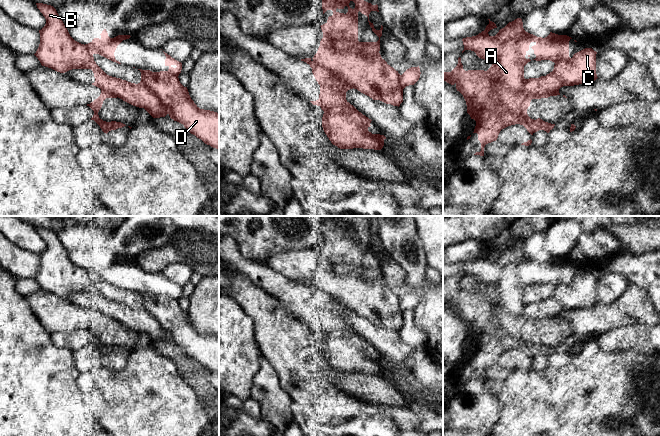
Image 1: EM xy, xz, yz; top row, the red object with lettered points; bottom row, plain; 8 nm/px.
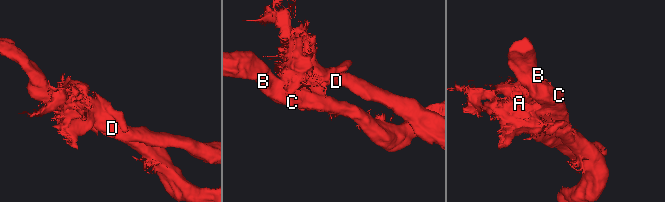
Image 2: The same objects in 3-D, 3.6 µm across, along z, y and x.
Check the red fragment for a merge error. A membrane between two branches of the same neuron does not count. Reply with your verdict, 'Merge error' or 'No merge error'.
Merge error

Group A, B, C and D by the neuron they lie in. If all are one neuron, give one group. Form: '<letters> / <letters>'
A D / B C

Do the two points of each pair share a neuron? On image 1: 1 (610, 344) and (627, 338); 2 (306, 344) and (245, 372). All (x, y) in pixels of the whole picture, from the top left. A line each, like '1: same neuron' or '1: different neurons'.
1: same neuron
2: different neurons

